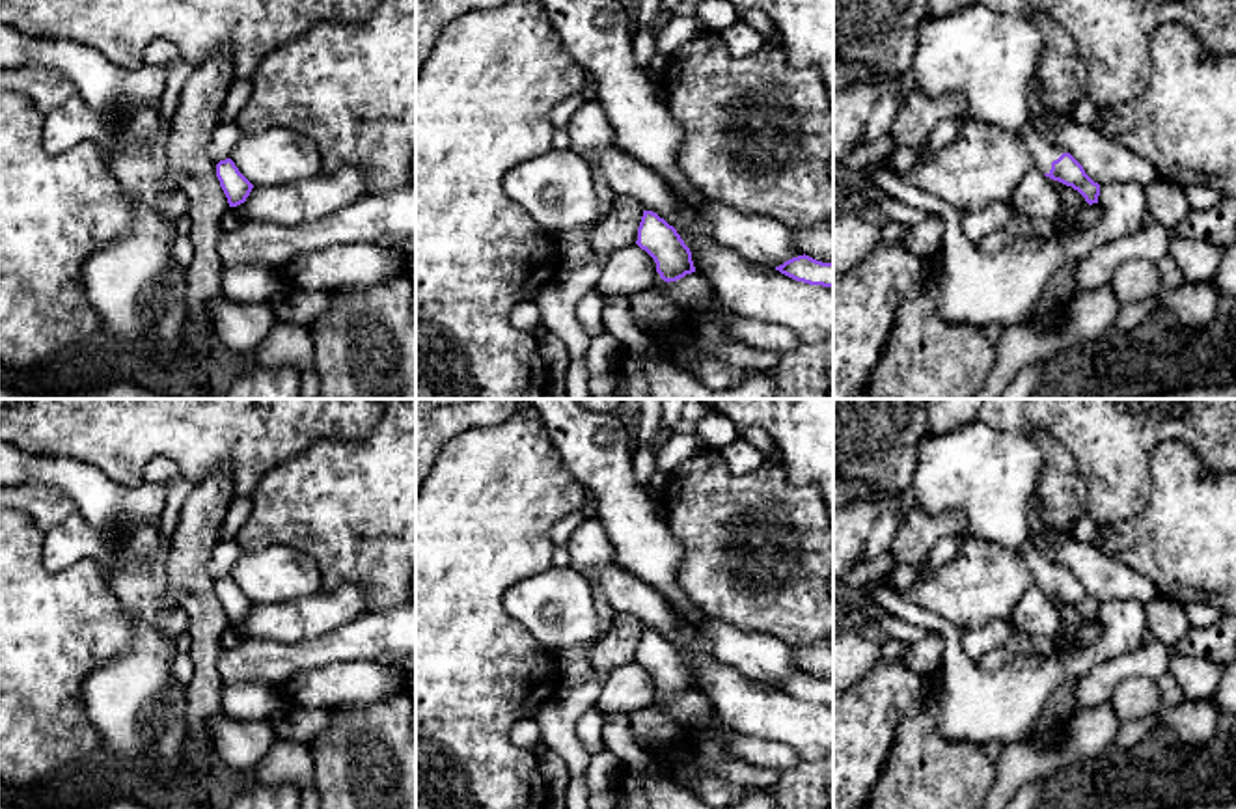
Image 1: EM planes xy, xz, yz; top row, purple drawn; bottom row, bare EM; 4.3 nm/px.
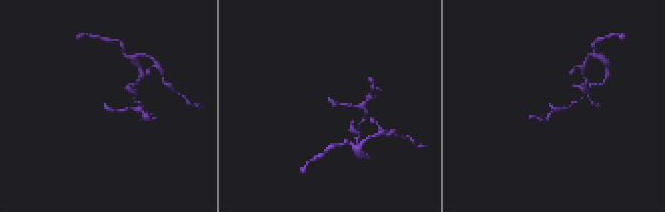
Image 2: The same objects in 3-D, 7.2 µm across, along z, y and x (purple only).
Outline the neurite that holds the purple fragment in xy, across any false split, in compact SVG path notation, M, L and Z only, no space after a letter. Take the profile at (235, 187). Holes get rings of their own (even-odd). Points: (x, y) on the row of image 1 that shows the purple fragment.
M231 158L220 160L216 164L216 177L229 207L244 203L254 188L254 185L239 171Z

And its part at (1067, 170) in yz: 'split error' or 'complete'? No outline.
split error

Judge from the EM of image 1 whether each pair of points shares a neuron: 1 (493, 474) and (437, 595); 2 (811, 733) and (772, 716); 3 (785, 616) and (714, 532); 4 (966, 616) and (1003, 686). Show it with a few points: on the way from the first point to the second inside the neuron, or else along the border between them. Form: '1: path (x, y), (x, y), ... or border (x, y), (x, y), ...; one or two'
1: path (489, 504), (481, 522), (439, 565); one
2: path (802, 726), (782, 718); one
3: path (759, 597), (742, 591), (727, 578), (726, 558); one
4: border (921, 606), (959, 629); two

